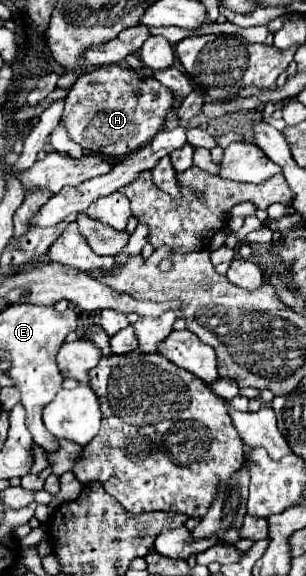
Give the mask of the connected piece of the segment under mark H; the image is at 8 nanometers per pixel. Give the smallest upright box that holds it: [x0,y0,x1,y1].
[62,64,180,158]

